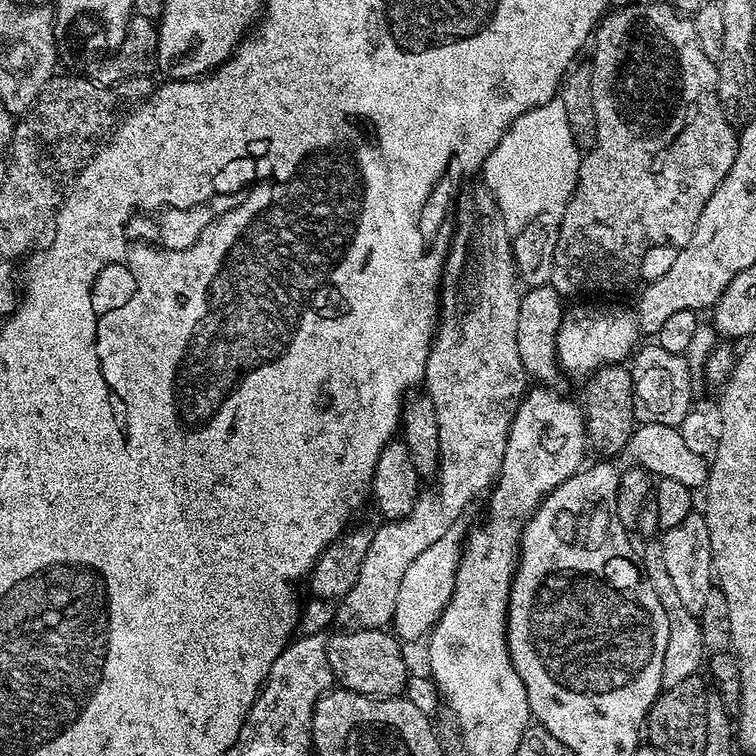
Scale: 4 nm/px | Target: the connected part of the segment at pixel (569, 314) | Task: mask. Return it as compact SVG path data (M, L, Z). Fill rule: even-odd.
M580 302L577 303L580 304L577 308L569 307L565 311L561 318L561 328L557 332L557 358L565 373L573 372L574 375L584 378L595 372L597 368L609 364L623 365L633 355L637 347L636 339L641 339L642 336L635 315L629 309L627 312L626 309L612 303L616 302Z

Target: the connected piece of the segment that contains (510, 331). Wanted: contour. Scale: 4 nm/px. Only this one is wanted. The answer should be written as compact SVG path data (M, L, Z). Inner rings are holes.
M467 188L454 200L452 245L444 260L440 314L423 379L423 383L428 384L426 394L434 402L434 410L438 414L440 470L434 477L436 492L421 491L410 514L401 520L381 523L381 528L372 532L372 541L366 550L366 558L362 558L354 586L350 586L347 594L335 605L335 623L349 632L391 625L394 605L398 602L398 589L402 587L402 578L410 562L414 562L422 550L434 546L434 542L438 542L438 538L442 538L442 534L446 534L446 530L461 519L460 515L479 492L487 493L491 489L500 475L512 416L526 391L526 373L517 347L518 306L522 288L516 275L516 260L512 257L512 236L487 188Z

